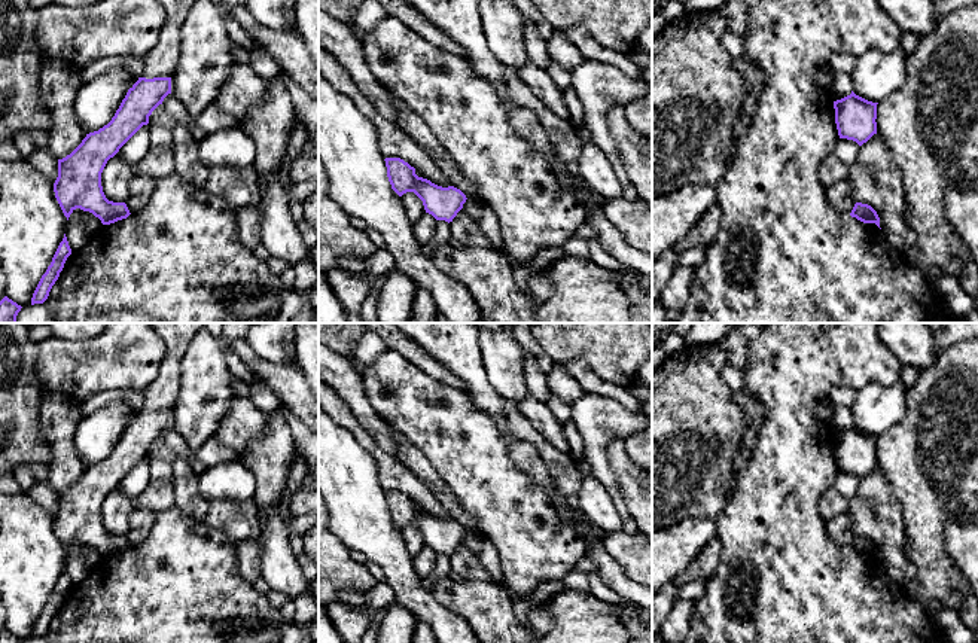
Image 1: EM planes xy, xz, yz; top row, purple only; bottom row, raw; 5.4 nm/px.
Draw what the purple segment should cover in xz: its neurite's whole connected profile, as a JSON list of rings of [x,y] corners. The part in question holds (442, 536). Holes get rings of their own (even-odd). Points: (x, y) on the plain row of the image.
[[[386,491],[387,511],[391,522],[402,530],[414,525],[424,539],[426,546],[436,554],[453,555],[466,536],[466,528],[454,521],[442,521],[427,512],[418,511],[415,502],[400,491]]]

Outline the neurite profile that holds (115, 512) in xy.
[[[118,488],[110,491],[101,506],[101,519],[106,531],[113,536],[125,536],[130,530],[130,515],[135,511],[132,497]]]

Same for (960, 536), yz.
[[[950,516],[945,522],[945,549],[978,600],[978,524]]]

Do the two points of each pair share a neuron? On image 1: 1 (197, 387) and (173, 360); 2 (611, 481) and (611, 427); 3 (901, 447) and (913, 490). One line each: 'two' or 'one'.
1: two
2: one
3: one

